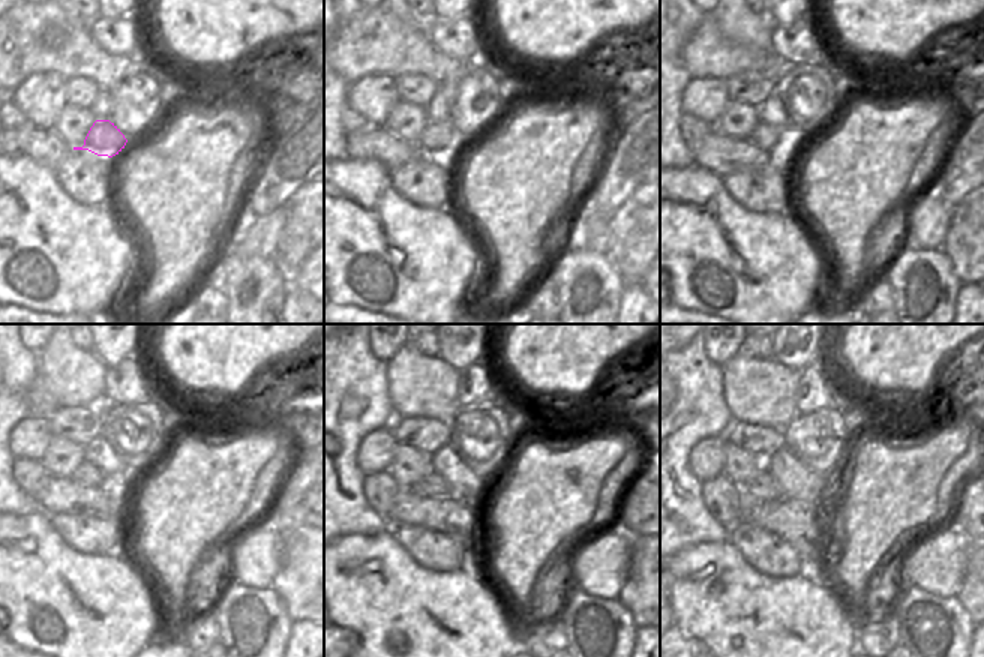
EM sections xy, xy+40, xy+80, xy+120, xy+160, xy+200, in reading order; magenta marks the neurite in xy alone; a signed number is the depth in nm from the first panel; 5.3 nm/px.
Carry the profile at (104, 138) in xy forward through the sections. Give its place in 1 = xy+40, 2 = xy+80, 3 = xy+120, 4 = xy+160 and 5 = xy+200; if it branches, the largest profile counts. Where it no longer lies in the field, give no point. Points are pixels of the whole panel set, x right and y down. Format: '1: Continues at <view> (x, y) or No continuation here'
1: Continues at xy+40 (438, 138)
2: Continues at xy+80 (767, 137)
3: Continues at xy+120 (87, 473)
4: Continues at xy+160 (434, 486)
5: Continues at xy+200 (762, 488).

